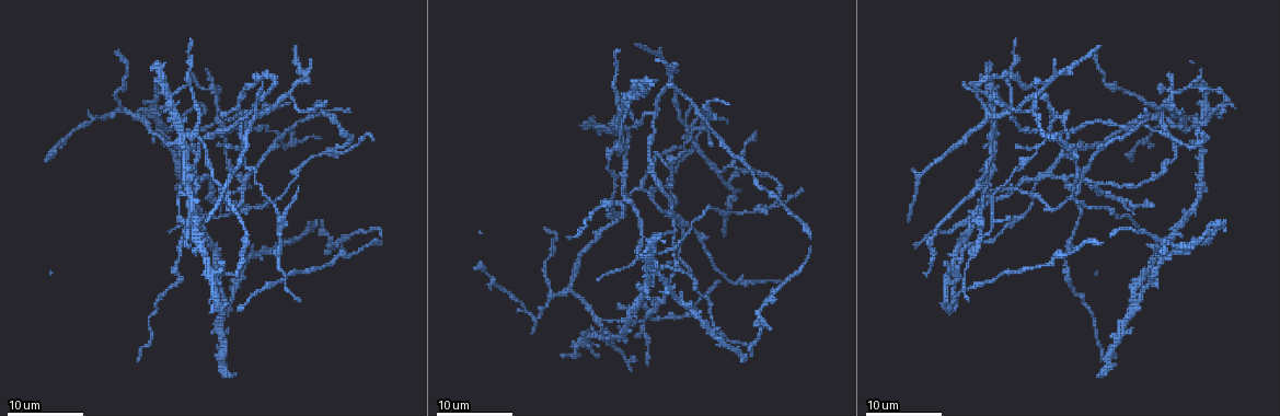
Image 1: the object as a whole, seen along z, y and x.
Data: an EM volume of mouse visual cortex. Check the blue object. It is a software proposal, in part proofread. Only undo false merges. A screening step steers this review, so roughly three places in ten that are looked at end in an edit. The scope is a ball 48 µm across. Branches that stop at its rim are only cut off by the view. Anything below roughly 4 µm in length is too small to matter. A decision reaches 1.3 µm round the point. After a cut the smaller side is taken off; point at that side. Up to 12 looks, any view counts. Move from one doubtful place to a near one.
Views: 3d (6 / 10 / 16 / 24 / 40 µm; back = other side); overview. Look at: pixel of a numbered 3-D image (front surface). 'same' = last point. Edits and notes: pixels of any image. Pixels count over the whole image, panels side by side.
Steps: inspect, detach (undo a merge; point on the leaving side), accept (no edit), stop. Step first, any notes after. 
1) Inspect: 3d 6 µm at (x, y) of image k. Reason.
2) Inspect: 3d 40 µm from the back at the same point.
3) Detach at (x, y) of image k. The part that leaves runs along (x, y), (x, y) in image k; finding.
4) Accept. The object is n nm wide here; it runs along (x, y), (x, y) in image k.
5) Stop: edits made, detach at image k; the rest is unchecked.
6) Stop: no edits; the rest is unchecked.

Inspect: 3d 16 µm at (337, 148) of image 1. Two arms in line, one across.

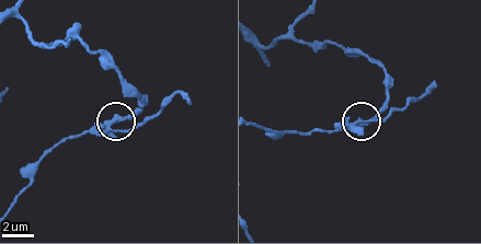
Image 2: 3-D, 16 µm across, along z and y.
Detach at (128, 130) of image 2. The part that leaves runs along (106, 125), (121, 129), (140, 126), (175, 95), (191, 104) in image 2; two cells meet here.

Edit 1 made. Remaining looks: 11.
Inspect: 3d 10 µm at (619, 106) of image 1.

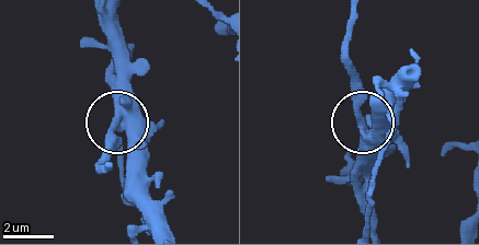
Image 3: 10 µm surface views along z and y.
Accept. It runs along (369, 222), (358, 173), (358, 74) in image 3; one cell here.

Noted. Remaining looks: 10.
Inspect: 3d 10 µm at (673, 221) of image 1. Three arms meet.

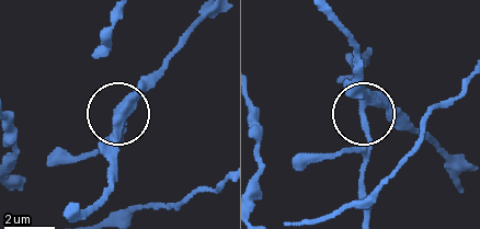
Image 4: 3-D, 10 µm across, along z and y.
Inspect: 3d 10 µm from the back at (117, 112) of image 4.

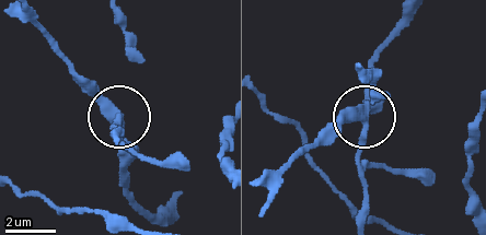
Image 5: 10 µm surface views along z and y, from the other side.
Accept. The side arm is 23 µm long; it runs along (400, 18), (377, 61), (365, 116), (325, 134) in image 5; continuous, no second cell.

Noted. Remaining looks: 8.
Inspect: 3d 6 µm at (625, 202) of image 1. A fork.

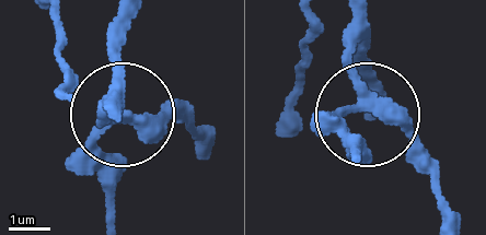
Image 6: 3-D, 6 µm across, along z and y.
Inspect: 3d 6 µm from the back at (361, 108) of image 6.

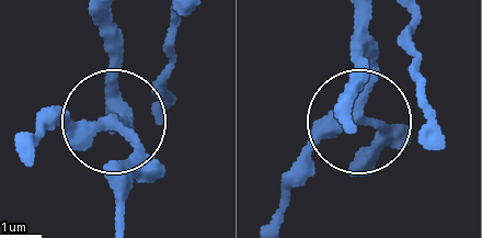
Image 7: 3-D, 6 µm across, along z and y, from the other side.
Accept. The object is 280 nm wide here; it runs along (107, 16), (107, 90), (128, 121), (38, 121) in image 7; one cell here.

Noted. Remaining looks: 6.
Inspect: 3d 16 µm at (1173, 91) of image 1. Four arms meet.

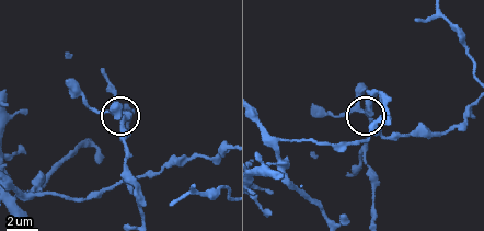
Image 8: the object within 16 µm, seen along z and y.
Accept. The object is 280 nm wide here; it runs along (145, 218), (125, 159), (124, 120), (76, 96) in image 8; one cell here.

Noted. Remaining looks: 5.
Inspect: 3d 10 µm at (197, 135) of image 1.

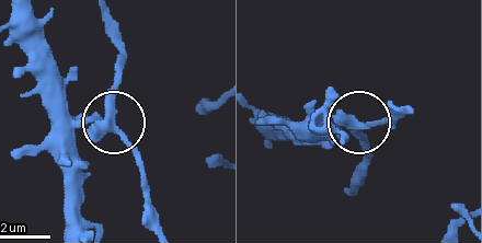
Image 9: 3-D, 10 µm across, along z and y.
Inspect: 3d 6 µm at (359, 125) of image 9.

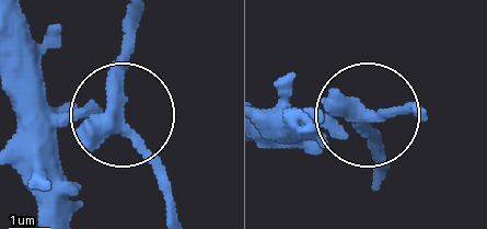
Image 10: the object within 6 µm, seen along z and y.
Accept. The object is 340 nm wide here; it runs along (62, 212), (53, 149), (73, 121), (122, 114), (125, 15) in image 10; one cell here.

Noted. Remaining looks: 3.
Stop: edits made, detach at image 2; the rest is unchecked.

